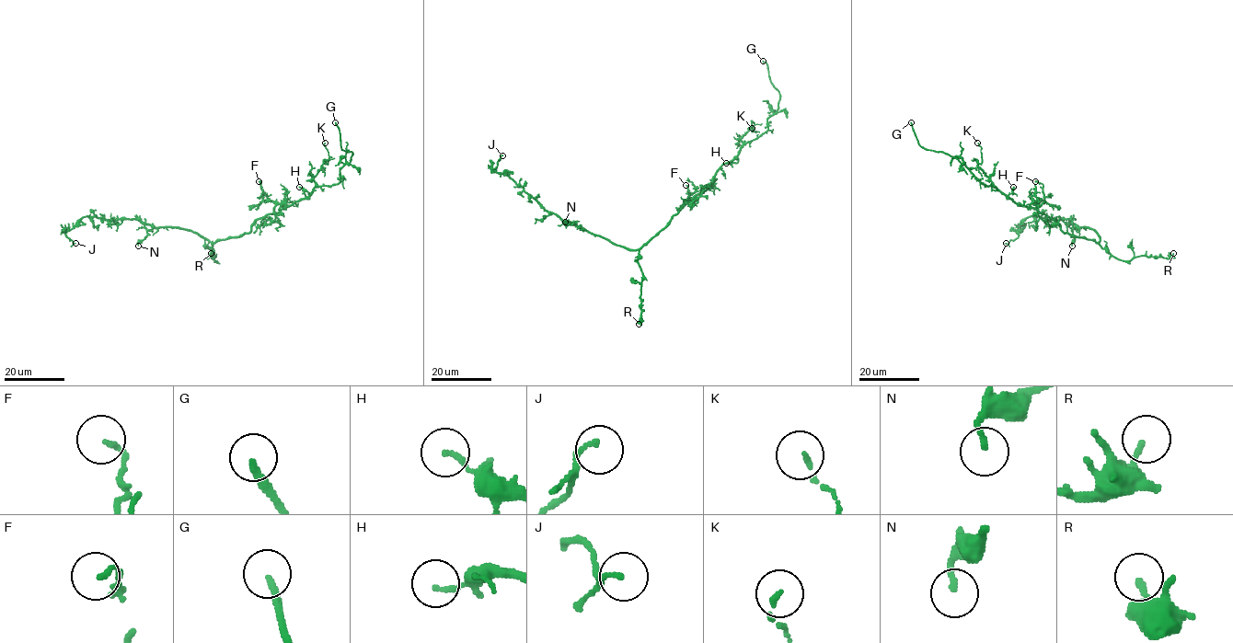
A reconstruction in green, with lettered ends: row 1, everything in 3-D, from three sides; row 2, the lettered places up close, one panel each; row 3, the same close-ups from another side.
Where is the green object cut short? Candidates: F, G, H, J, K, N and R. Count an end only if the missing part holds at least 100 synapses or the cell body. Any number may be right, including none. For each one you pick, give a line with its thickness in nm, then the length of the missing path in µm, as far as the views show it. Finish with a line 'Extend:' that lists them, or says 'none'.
G: calibre 240 nm; missing 15 µm
Extend: G

